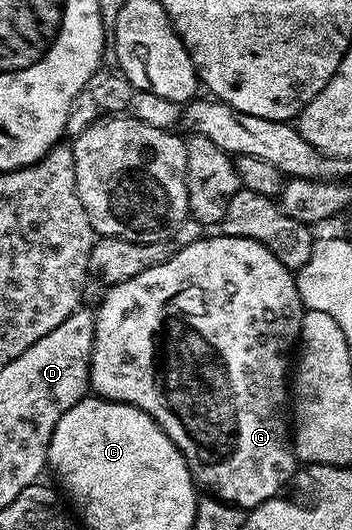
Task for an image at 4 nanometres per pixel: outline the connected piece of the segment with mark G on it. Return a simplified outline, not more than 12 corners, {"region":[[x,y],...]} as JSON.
{"region":[[218,233],[104,291],[89,385],[248,512],[299,470],[303,307]]}

